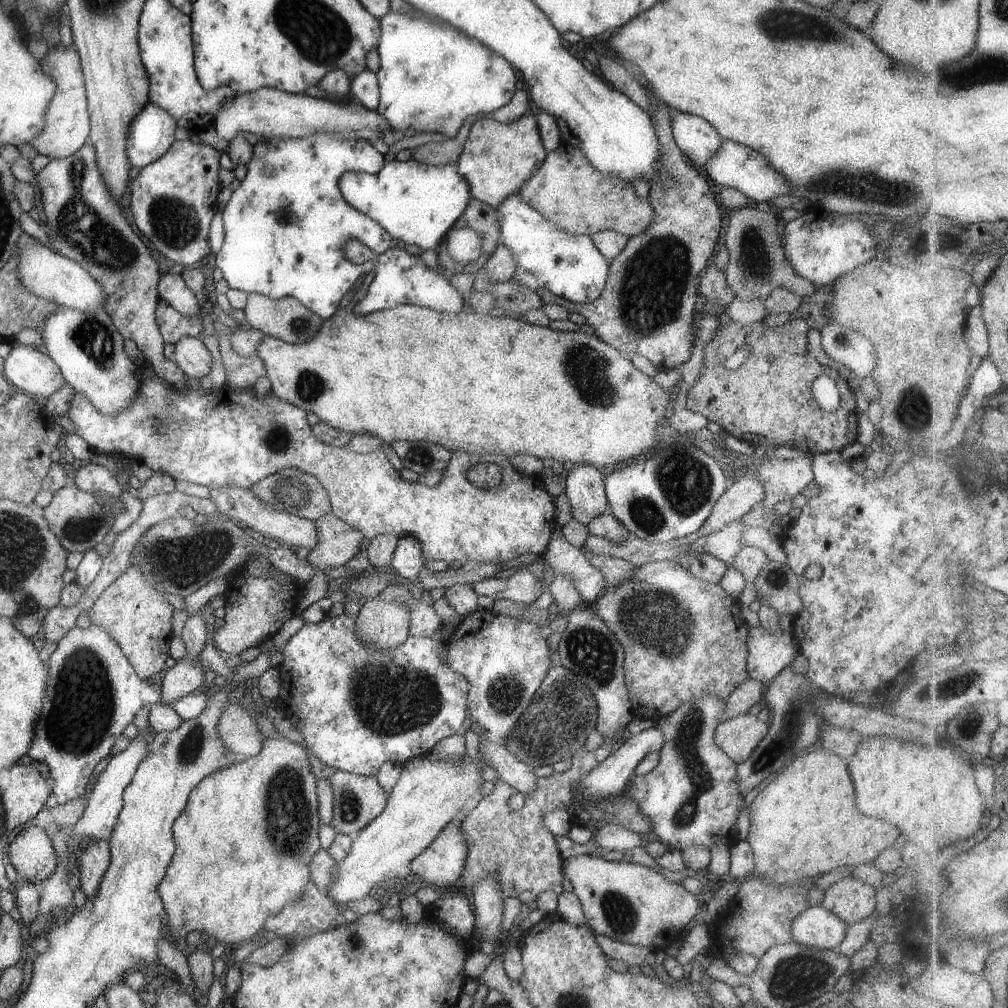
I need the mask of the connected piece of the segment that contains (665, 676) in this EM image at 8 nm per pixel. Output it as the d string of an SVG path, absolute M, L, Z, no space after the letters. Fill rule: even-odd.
M654 561L640 565L634 569L631 579L619 584L617 587L608 587L596 600L596 614L608 625L608 628L616 635L616 638L624 647L625 657L623 669L627 684L627 691L631 700L631 709L635 717L658 721L663 716L675 711L682 703L690 699L700 698L702 695L710 694L719 699L728 698L732 691L749 678L747 672L747 658L749 650L747 647L747 634L749 626L740 618L738 602L729 596L718 583L709 583L696 578L686 566L674 561Z

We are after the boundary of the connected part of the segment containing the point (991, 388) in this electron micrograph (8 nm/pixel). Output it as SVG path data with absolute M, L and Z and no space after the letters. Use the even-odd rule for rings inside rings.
M992 359L983 361L980 368L972 376L967 401L975 402L980 408L988 396L995 396L996 392L1006 386L1002 373Z

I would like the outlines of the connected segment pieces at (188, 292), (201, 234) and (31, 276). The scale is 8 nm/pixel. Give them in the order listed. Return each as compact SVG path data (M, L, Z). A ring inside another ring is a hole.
M164 273L157 284L159 295L166 299L179 313L190 316L202 307L198 304L196 293L182 279L182 275Z
M190 139L177 140L158 160L142 167L138 177L129 183L129 189L132 192L130 212L132 212L136 226L144 236L148 237L156 250L168 260L181 264L185 268L190 268L195 262L203 263L211 252L209 228L217 223L216 198L222 189L220 176L218 176L221 154L221 151L209 144L195 144Z
M24 233L16 244L19 256L19 272L21 281L33 293L55 302L60 307L68 307L80 312L104 308L105 294L100 283L75 260L60 253L54 253L42 245L36 237Z

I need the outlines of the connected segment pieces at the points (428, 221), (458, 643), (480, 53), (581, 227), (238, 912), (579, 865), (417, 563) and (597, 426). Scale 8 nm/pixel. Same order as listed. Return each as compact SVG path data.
M410 159L386 163L376 174L348 171L339 178L344 198L360 212L381 224L390 236L406 245L435 250L467 207L469 186L457 171L457 163L435 167Z
M478 608L469 612L450 635L445 660L468 681L467 708L472 721L478 722L490 738L507 739L552 666L550 649L540 630L536 623Z
M390 11L386 16L380 19L381 35L378 45L378 52L380 57L380 68L376 73L379 80L380 94L379 105L375 108L388 122L392 125L393 130L396 130L396 136L400 132L412 130L412 133L416 132L440 132L449 139L454 138L458 129L464 122L464 120L471 114L480 112L492 113L494 110L508 104L514 94L514 86L516 86L516 74L517 70L502 56L496 56L490 48L482 46L480 42L468 38L466 34L462 34L458 29L446 24L446 22L435 23L429 21L427 16L418 17L415 12L412 15L408 13L397 13Z
M564 143L548 153L540 170L521 187L521 198L540 211L554 227L571 235L592 236L609 230L630 238L646 231L655 217L651 192L648 197L641 197L634 183L598 172L582 154L579 149Z
M290 732L280 738L265 737L260 752L248 757L240 757L234 764L213 772L196 785L196 788L190 793L186 808L173 822L175 853L164 878L157 886L158 894L167 914L165 924L168 938L171 941L177 943L180 938L185 938L192 930L198 930L200 933L207 932L210 938L213 937L218 942L238 947L244 942L259 938L269 916L278 914L286 906L286 903L296 901L305 893L305 888L308 888L308 885L312 883L310 863L321 848L319 830L322 824L319 821L319 800L316 787L317 779L310 769L306 750L299 744L298 738Z
M587 854L564 860L563 869L572 883L573 891L579 896L588 927L598 935L615 941L665 951L686 932L686 926L698 912L701 901L698 896L686 890L682 883L670 881L660 872L639 863L608 860L605 857Z
M412 535L400 537L393 552L391 564L397 570L398 577L415 581L420 570L425 566L425 558L421 551L421 542Z
M396 306L384 312L374 312L370 316L352 316L350 312L340 312L324 322L322 330L308 344L293 345L283 340L267 336L257 349L257 355L263 360L267 377L272 385L272 394L285 403L297 406L302 410L314 412L329 427L350 433L351 435L372 435L392 445L396 441L427 440L442 445L449 451L458 449L470 455L487 453L488 455L504 455L508 458L517 454L529 454L536 458L552 458L572 466L580 463L594 465L605 471L618 462L641 453L654 451L656 442L660 442L666 432L666 418L670 415L670 406L674 392L663 389L654 379L638 370L629 356L623 355L616 348L606 344L596 334L588 335L574 331L550 332L549 327L528 324L525 320L515 320L499 312L483 315L471 311L458 314L440 314L420 306Z

